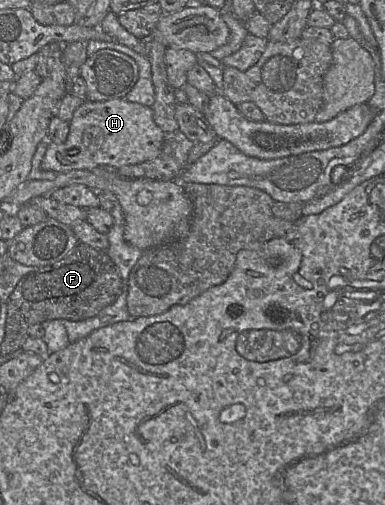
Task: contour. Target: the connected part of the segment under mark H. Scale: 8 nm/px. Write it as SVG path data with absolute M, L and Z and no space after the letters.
M125 98L99 102L85 100L69 122L69 134L65 142L48 142L41 168L58 173L73 169L91 170L104 164L120 168L155 159L162 146L163 132L153 119L151 107Z

